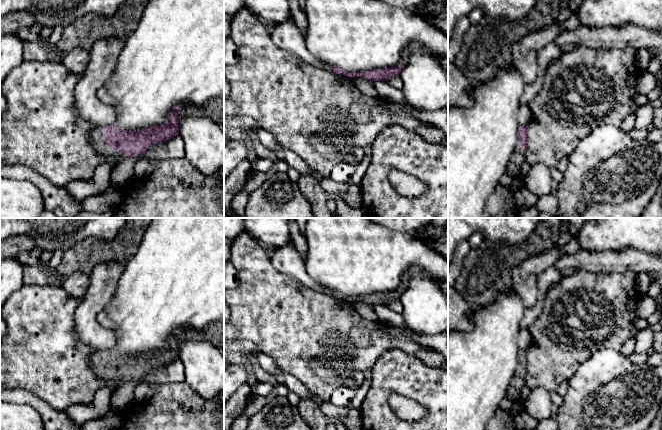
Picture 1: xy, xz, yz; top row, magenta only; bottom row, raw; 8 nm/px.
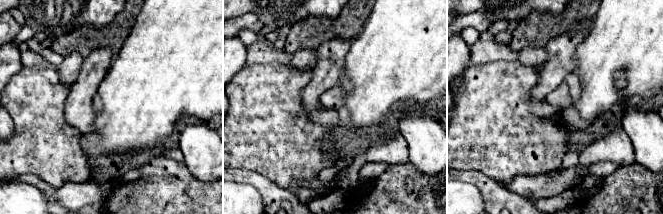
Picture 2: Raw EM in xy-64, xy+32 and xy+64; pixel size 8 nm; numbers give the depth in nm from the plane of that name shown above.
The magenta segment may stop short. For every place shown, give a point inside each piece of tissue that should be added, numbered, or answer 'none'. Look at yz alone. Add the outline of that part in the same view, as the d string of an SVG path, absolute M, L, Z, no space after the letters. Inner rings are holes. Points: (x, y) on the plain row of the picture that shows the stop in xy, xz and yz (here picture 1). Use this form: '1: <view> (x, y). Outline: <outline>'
1: yz (518, 381). Outline: M520 368L516 369L506 394L506 398L513 403L519 399L520 390L525 386L525 376L526 374Z

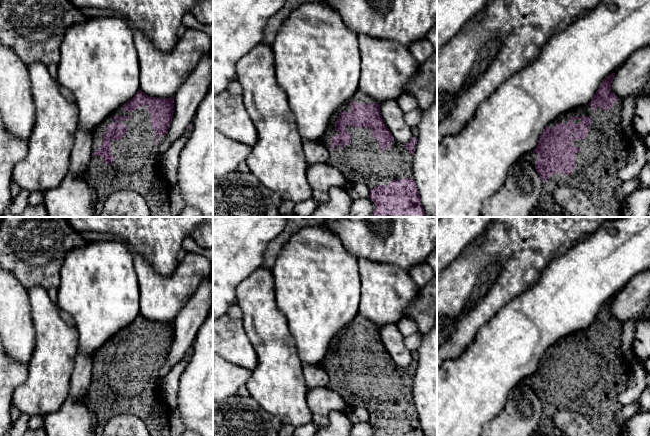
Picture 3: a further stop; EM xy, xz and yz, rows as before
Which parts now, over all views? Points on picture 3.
1: xz (360, 386). Outline: M358 313L331 340L320 367L328 374L328 388L338 393L349 408L364 408L369 413L377 409L386 410L392 404L413 402L413 379L406 373L406 368L393 364L391 371L379 375L379 366L371 359L370 352L354 352L347 349L351 367L342 372L338 368L331 373L331 362L338 360L335 346L341 336L351 335L351 326L356 328L377 328L375 323Z

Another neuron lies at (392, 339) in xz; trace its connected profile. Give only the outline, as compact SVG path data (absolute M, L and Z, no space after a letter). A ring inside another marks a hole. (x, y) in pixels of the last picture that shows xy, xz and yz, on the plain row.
M389 324L380 328L380 337L395 364L406 368L414 361L411 351L404 344L404 336L396 324Z

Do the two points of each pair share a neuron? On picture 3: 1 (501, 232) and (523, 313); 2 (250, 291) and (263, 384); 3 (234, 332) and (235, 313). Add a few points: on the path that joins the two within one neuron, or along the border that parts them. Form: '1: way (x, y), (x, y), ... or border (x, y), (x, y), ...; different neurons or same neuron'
1: border (537, 282), (510, 299), (499, 310); different neurons
2: way (260, 314), (266, 326), (266, 361); same neuron
3: border (227, 314), (233, 318), (241, 319); different neurons

